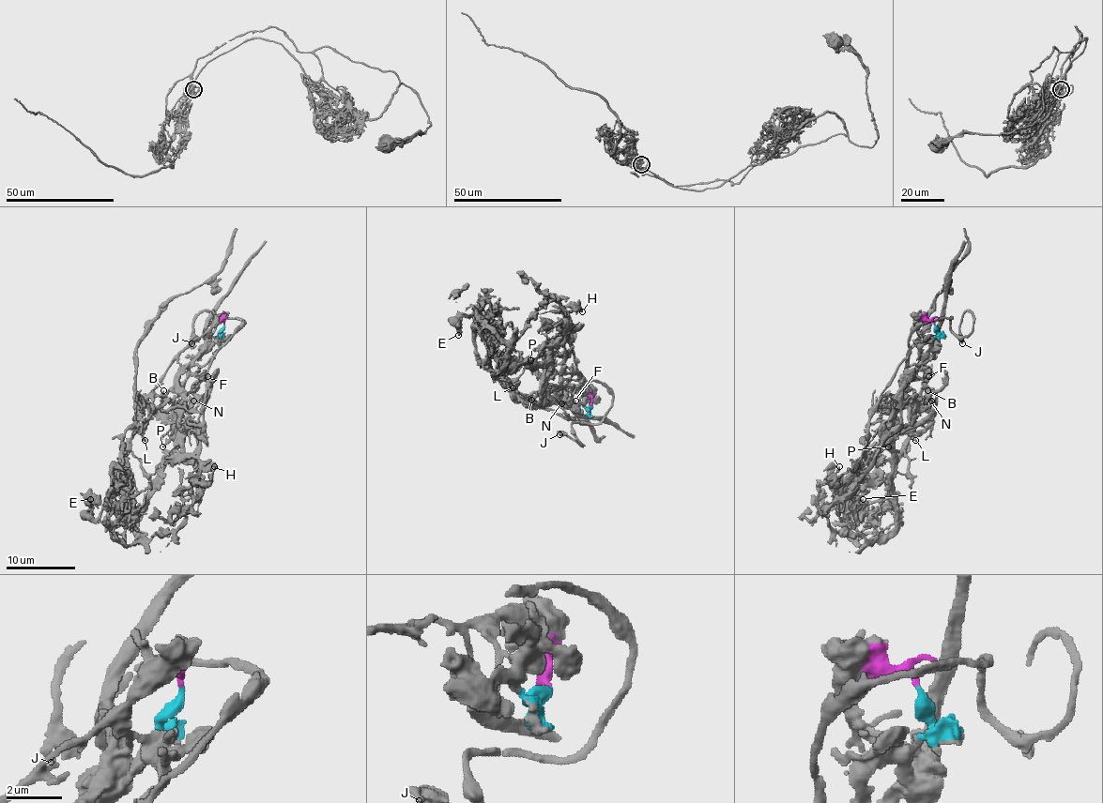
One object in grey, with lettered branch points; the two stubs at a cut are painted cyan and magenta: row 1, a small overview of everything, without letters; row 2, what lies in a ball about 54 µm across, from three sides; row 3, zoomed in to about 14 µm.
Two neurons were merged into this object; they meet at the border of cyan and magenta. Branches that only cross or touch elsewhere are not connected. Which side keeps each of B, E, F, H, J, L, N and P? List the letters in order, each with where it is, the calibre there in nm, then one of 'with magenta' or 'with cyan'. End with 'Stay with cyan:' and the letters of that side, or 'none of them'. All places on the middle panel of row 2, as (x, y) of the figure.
B: place (531, 400); calibre 160 nm; with magenta
E: place (458, 335); calibre 400 nm; with magenta
F: place (575, 401); calibre 400 nm; with cyan
H: place (582, 311); calibre 260 nm; with cyan
J: place (559, 434); calibre 280 nm; with cyan
L: place (513, 387); calibre 240 nm; with magenta
N: place (561, 403); calibre 240 nm; with cyan
P: place (530, 360); calibre 240 nm; with cyan
Stay with cyan: F, H, J, N, P

